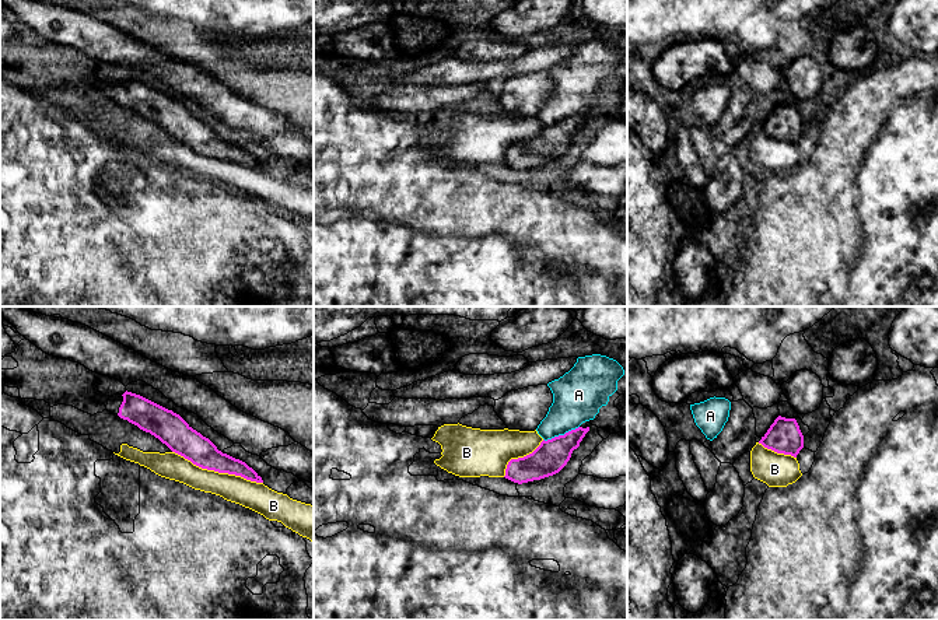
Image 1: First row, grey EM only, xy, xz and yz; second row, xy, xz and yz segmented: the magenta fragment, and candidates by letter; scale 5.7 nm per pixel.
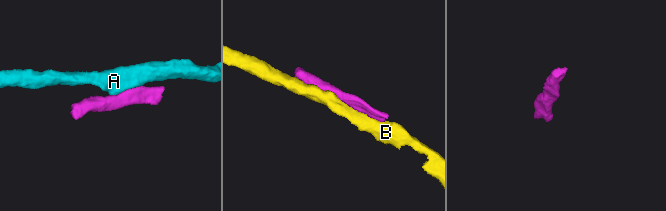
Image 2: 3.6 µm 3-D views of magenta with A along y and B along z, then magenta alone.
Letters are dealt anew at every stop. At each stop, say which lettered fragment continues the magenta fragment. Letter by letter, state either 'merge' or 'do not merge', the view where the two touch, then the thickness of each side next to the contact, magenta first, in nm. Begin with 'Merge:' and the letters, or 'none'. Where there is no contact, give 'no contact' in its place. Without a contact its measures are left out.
Merge: none
A: do not merge; meets magenta in xz; 190 nm thick on the magenta side, 280 nm on the other
B: do not merge; meets magenta in xy; 170 nm thick on the magenta side, 160 nm on the other

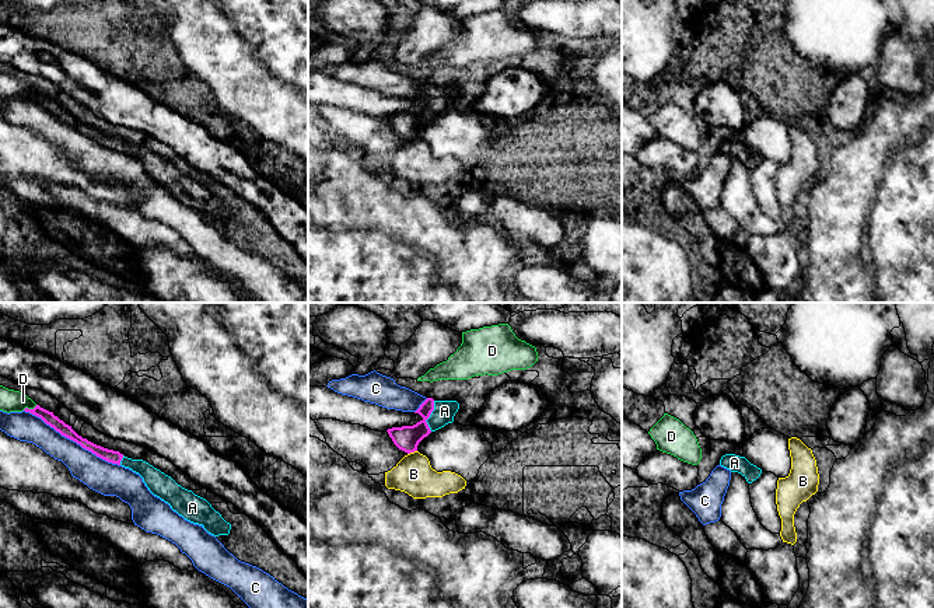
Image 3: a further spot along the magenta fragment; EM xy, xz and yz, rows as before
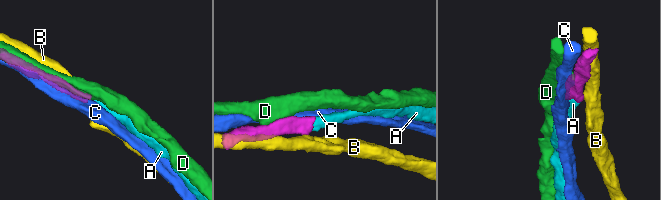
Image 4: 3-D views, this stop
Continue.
Merge: A
A: merge; meets magenta in xz; 140 nm thick on the magenta side, 130 nm on the other
B: do not merge; meets magenta in xz; 140 nm thick on the magenta side, 220 nm on the other
C: do not merge; meets magenta in xy; 70 nm thick on the magenta side, 180 nm on the other
D: do not merge; meets magenta in xy; 70 nm thick on the magenta side, 130 nm on the other

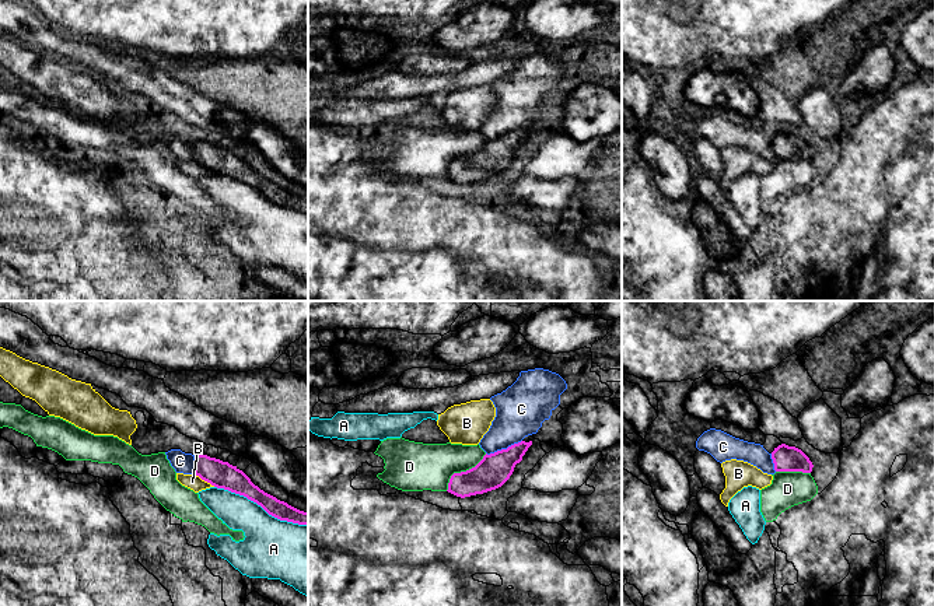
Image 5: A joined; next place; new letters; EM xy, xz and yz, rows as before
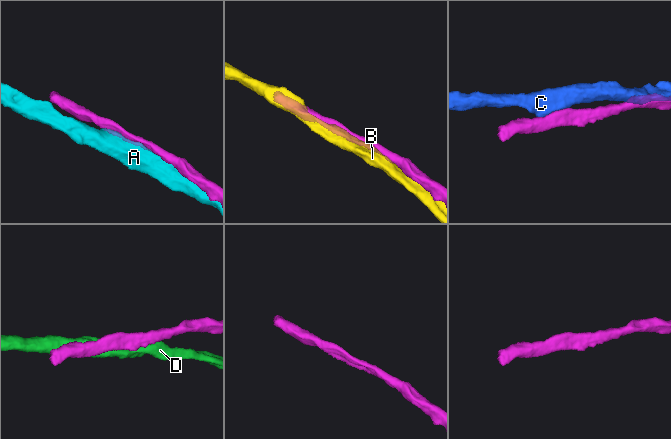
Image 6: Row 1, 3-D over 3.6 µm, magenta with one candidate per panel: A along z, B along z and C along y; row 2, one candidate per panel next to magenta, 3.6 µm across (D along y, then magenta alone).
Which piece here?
Merge: none
A: do not merge; meets magenta in xy; 140 nm thick on the magenta side, 340 nm on the other
B: do not merge; meets magenta in xy; 160 nm thick on the magenta side, 90 nm on the other
C: do not merge; meets magenta in xz; 190 nm thick on the magenta side, 280 nm on the other
D: do not merge; meets magenta in xz; 190 nm thick on the magenta side, 280 nm on the other

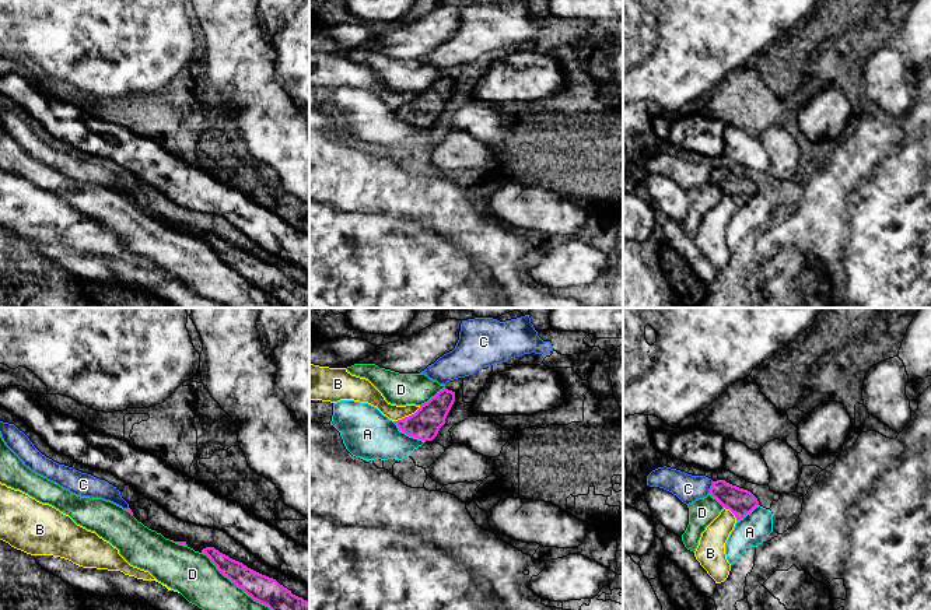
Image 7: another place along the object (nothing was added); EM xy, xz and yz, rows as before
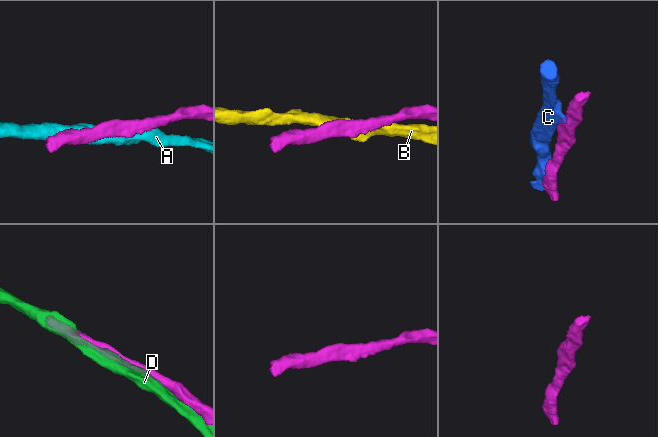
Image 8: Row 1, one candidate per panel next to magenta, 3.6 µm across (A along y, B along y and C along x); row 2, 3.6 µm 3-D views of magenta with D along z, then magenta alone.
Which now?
Merge: none
A: do not merge; meets magenta in xz; 180 nm thick on the magenta side, 280 nm on the other
B: do not merge; meets magenta in xz; 180 nm thick on the magenta side, 100 nm on the other
C: do not merge; meets magenta in yz; 150 nm thick on the magenta side, 160 nm on the other
D: do not merge; meets magenta in xy; 160 nm thick on the magenta side, 260 nm on the other

